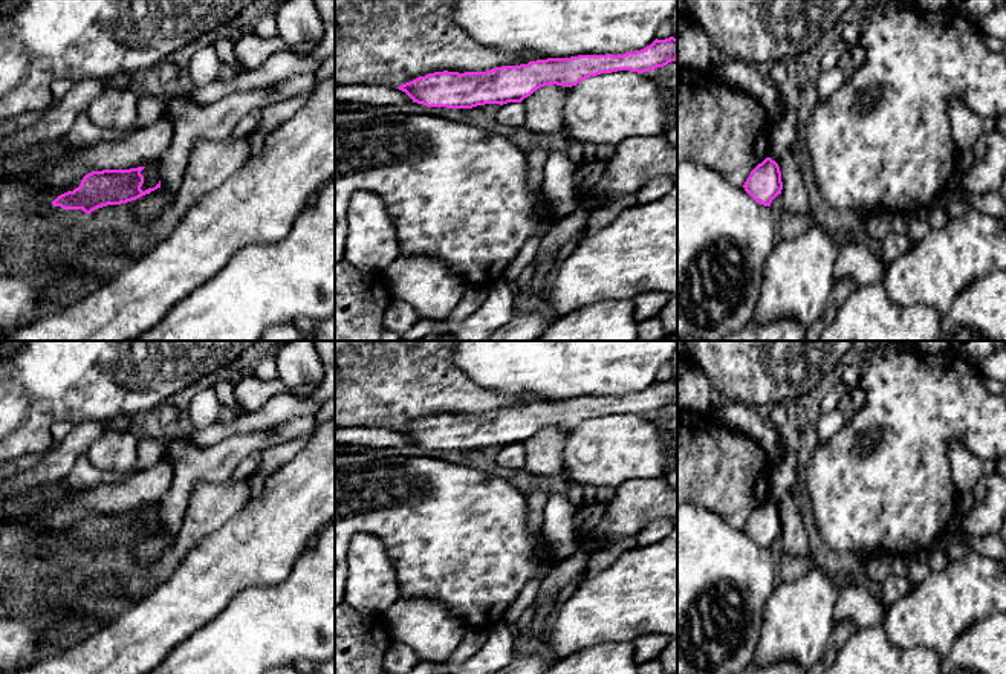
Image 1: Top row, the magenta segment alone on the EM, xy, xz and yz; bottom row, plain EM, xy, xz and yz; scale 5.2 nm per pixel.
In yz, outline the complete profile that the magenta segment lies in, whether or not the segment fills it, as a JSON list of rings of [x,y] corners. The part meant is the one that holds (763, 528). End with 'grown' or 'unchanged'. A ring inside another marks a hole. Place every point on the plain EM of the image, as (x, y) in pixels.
[[[766,500],[751,514],[743,530],[757,546],[771,549],[772,543],[781,536],[783,532],[778,506]]]; unchanged

